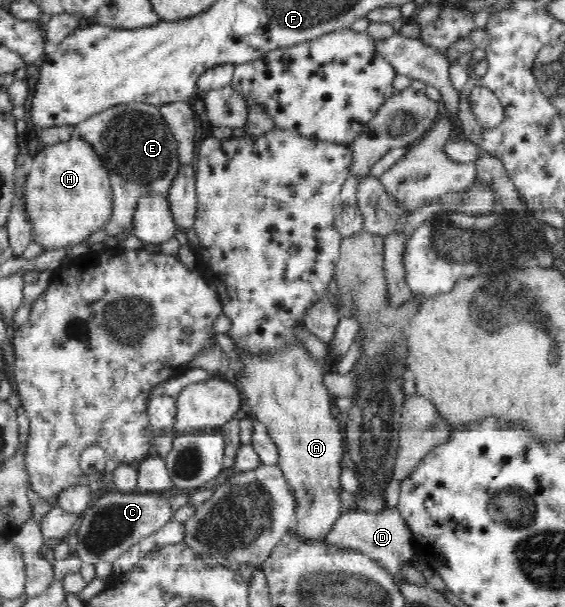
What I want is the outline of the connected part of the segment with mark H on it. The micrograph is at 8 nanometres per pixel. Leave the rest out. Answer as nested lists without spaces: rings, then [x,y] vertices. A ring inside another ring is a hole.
[[[76,133],[67,143],[35,146],[34,151],[33,167],[23,187],[32,240],[47,250],[77,248],[109,223],[114,201],[109,173],[96,149]]]

